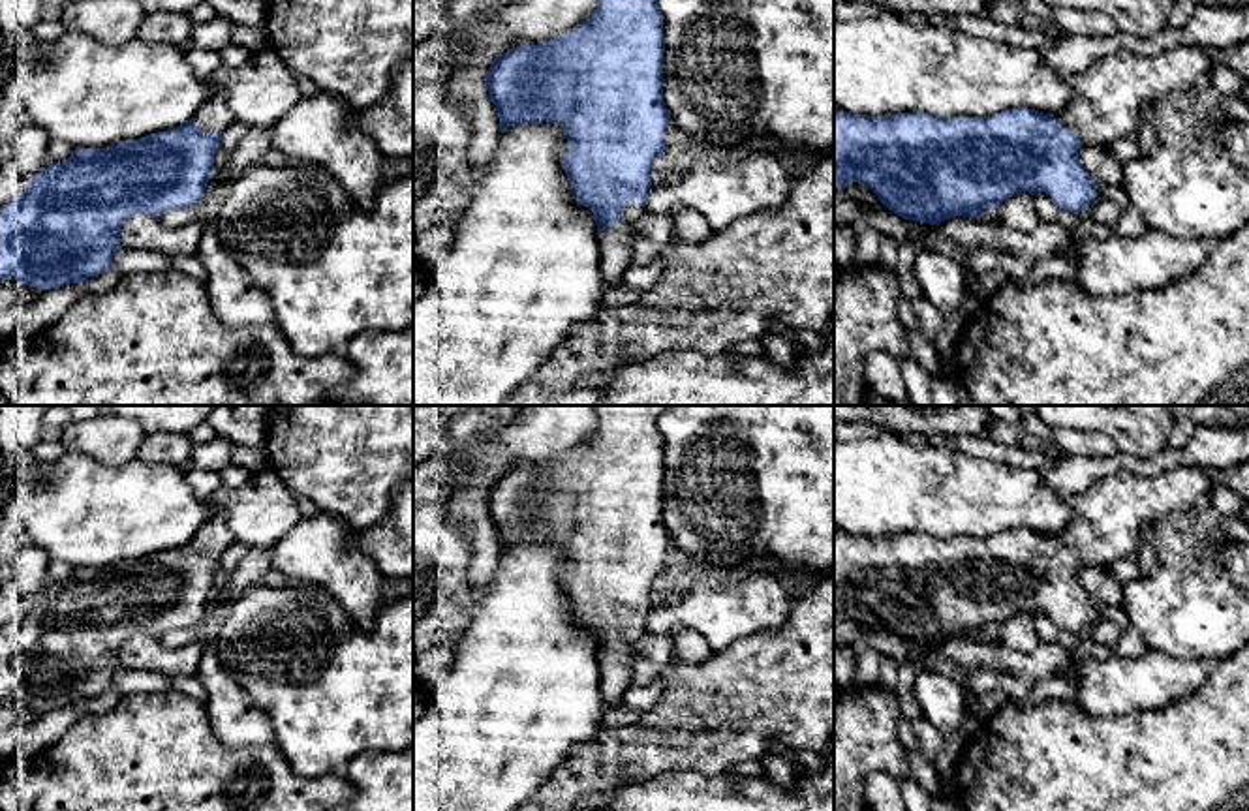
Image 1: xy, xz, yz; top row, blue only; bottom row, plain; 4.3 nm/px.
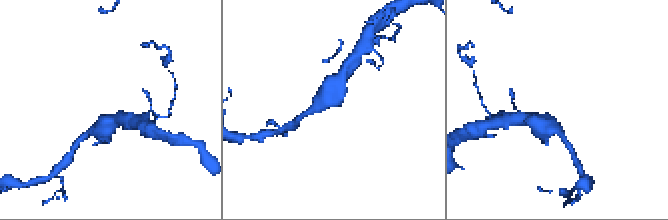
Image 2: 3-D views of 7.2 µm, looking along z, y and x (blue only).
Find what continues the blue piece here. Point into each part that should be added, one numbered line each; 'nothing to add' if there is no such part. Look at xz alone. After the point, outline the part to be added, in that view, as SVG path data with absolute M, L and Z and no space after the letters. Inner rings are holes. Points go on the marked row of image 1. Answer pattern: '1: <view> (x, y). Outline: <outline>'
1: xz (615, 243). Outline: M629 201L622 207L622 218L597 233L599 270L605 289L618 287L624 272L633 265L631 242L637 222L646 214L640 201Z

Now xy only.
1: xy (215, 115). Outline: M216 86L212 96L195 111L193 118L207 135L224 131L235 120L231 109L227 107L225 92Z

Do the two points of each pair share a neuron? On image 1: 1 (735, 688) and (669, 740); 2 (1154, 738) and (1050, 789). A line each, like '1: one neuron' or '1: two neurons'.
1: one neuron
2: one neuron

